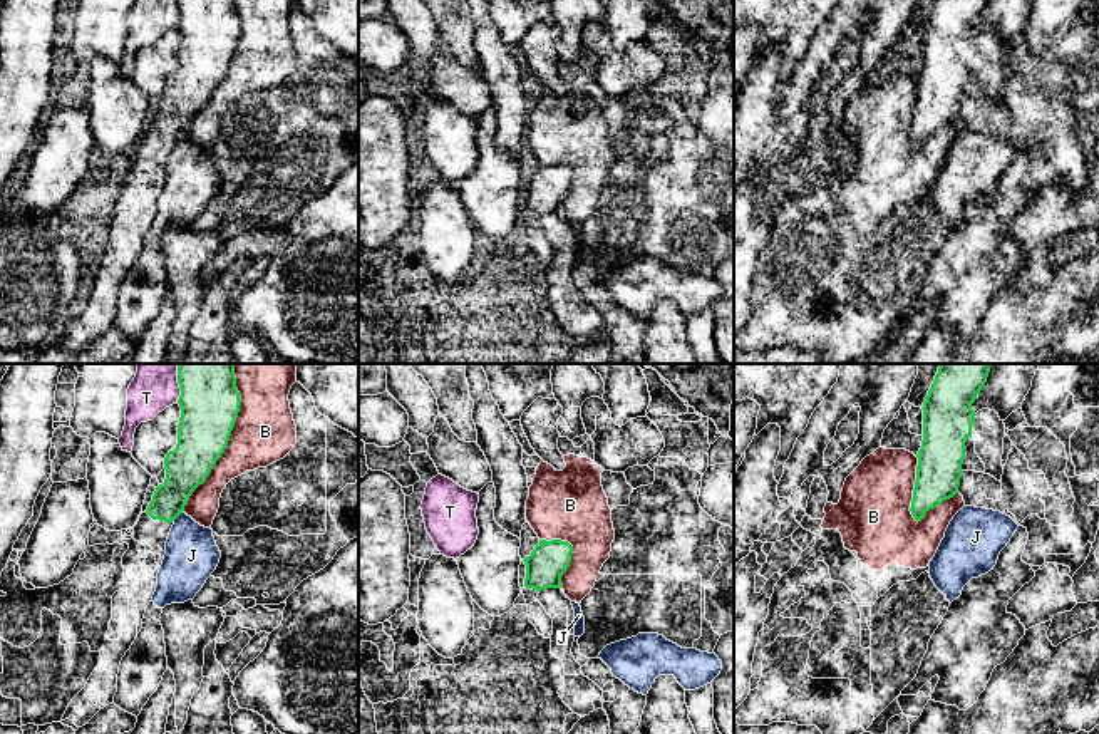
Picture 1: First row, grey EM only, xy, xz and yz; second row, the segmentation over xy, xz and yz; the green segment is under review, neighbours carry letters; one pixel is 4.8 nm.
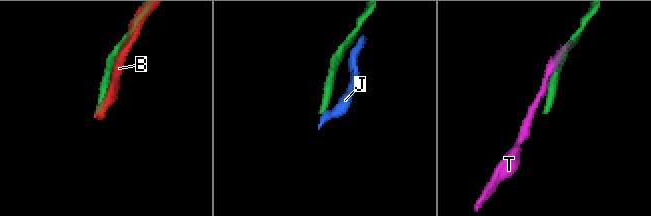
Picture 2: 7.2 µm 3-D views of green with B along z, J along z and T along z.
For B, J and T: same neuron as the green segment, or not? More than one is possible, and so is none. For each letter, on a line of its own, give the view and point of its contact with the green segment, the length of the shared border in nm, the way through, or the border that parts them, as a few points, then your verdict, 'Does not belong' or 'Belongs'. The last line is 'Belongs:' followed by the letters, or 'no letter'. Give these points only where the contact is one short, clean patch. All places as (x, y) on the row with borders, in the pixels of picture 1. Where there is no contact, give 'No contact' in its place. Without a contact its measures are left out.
B: Touches green at xy (228, 438). Shared border 750 nm. Does not belong
J: Touches green at xy (176, 516). Shared border 60 nm. Boundary: xy (181, 511), (173, 520). Does not belong
T: Touches green at xy (178, 382). Shared border 180 nm. Does not belong
Belongs: no letter

